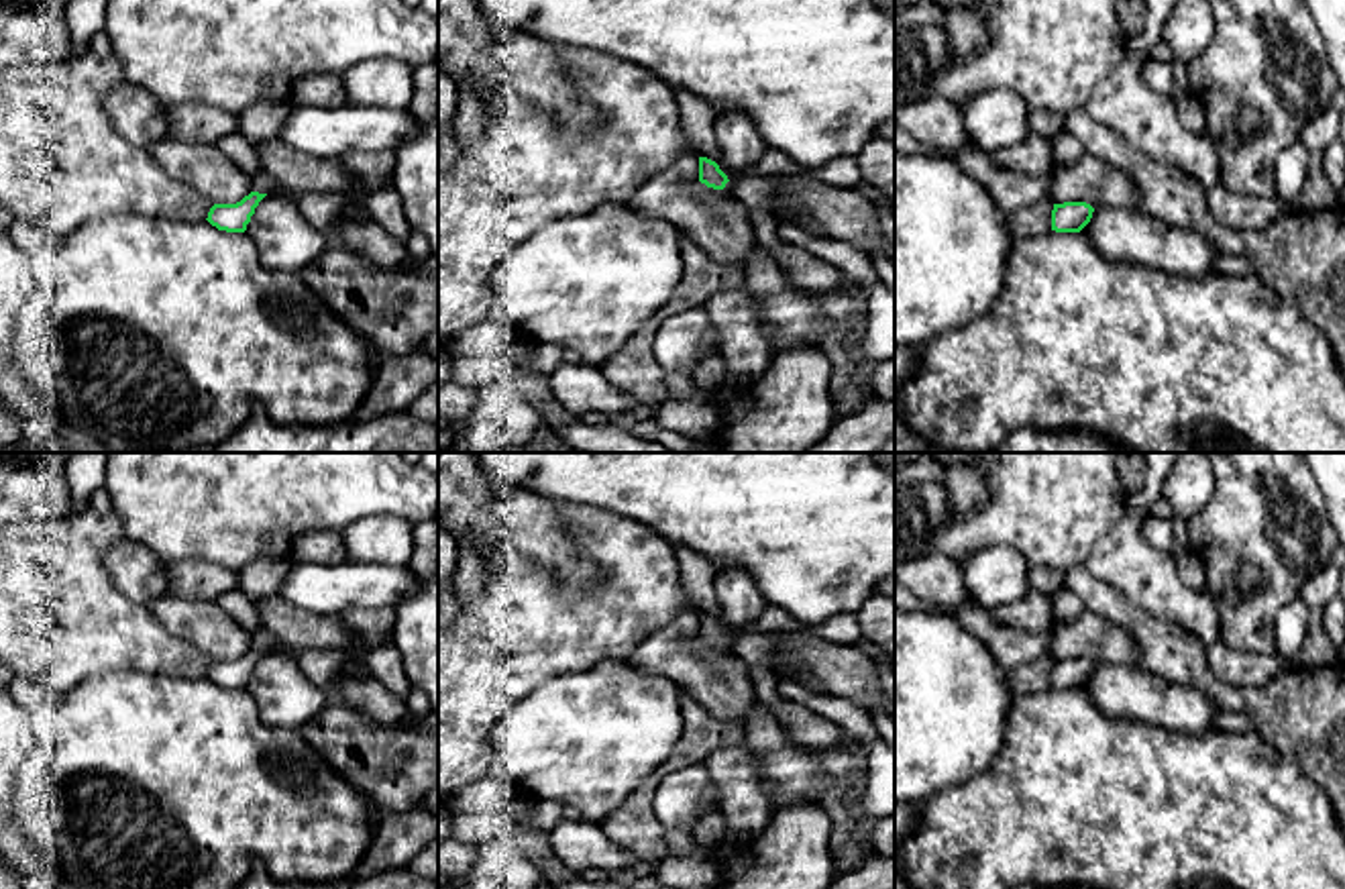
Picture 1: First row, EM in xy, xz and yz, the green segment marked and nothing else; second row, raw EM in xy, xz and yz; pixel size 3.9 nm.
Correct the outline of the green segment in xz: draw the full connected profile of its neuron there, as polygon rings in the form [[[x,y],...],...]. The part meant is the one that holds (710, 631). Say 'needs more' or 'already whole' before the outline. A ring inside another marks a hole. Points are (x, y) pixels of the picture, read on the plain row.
needs more; [[[675,546],[675,553],[685,591],[699,612],[699,638],[707,644],[723,646],[730,636],[717,622],[719,608],[713,587],[717,567],[687,546]]]

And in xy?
needs more; [[[265,628],[251,632],[253,648],[236,661],[214,661],[208,679],[218,687],[245,689],[259,659],[277,646],[273,634]]]

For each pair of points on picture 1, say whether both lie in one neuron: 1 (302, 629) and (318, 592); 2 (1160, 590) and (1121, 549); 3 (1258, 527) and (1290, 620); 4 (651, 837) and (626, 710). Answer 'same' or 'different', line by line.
1: different
2: same
3: different
4: different

